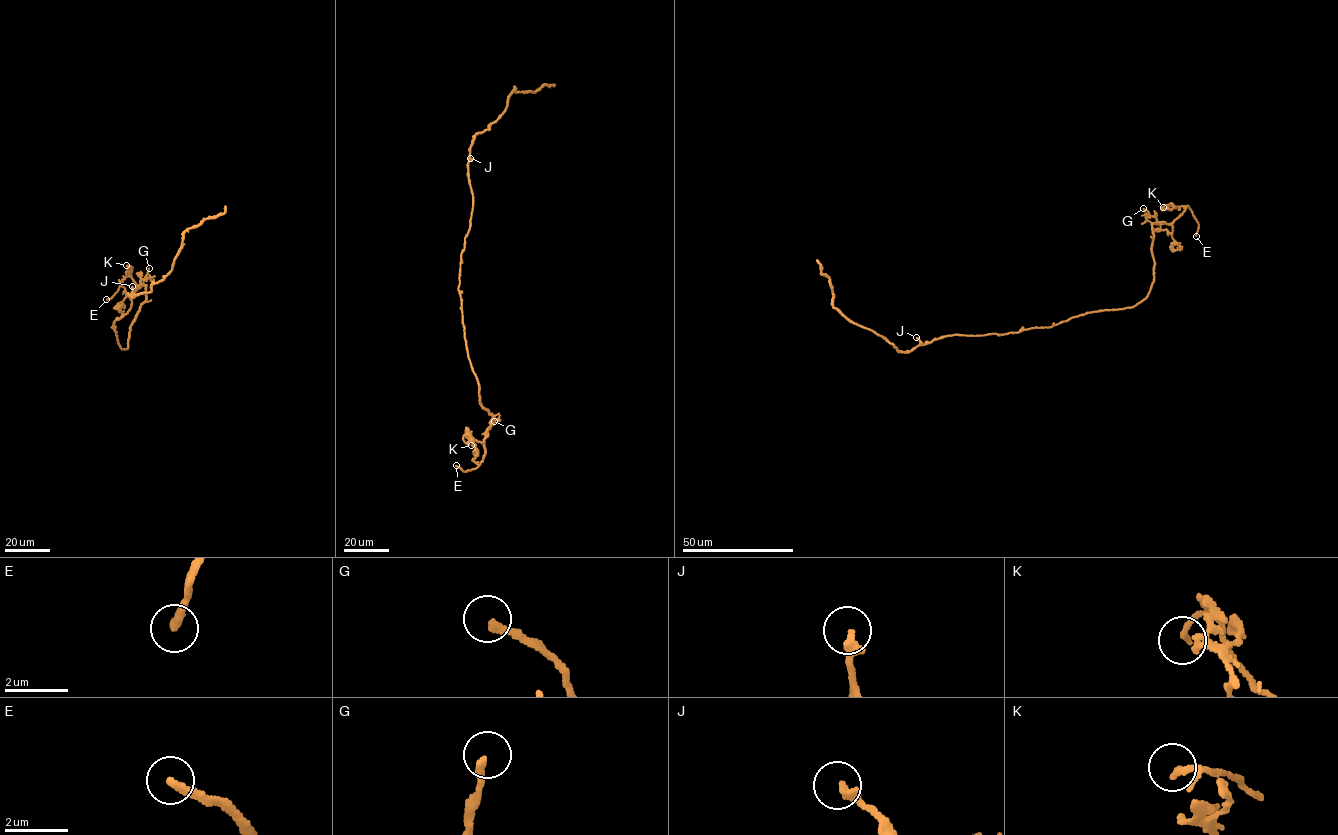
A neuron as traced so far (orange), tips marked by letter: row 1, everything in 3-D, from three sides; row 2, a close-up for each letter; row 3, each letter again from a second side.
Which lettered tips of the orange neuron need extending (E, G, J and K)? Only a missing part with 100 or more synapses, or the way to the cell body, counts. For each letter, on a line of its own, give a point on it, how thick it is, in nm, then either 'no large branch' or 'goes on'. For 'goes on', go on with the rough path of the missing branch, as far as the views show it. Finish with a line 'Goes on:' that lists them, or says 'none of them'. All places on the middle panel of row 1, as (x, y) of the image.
E: (456, 465) | 260 nm | goes on | (456, 465), (430, 446), (405, 447), (393, 441), (374, 438)
G: (494, 421) | 240 nm | no large branch
J: (470, 158) | 280 nm | no large branch
K: (471, 445) | 190 nm | no large branch
Goes on: E

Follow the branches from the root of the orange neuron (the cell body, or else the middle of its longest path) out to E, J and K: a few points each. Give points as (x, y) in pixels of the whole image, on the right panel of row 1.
E: (1026, 329), (1135, 306), (1153, 280), (1152, 224), (1171, 223), (1188, 206), (1198, 225), (1196, 236)
J: (1026, 329), (1003, 334), (950, 335), (920, 344), (916, 337)
K: (1026, 329), (1143, 300), (1153, 280), (1152, 224), (1171, 223), (1186, 207), (1163, 207)

